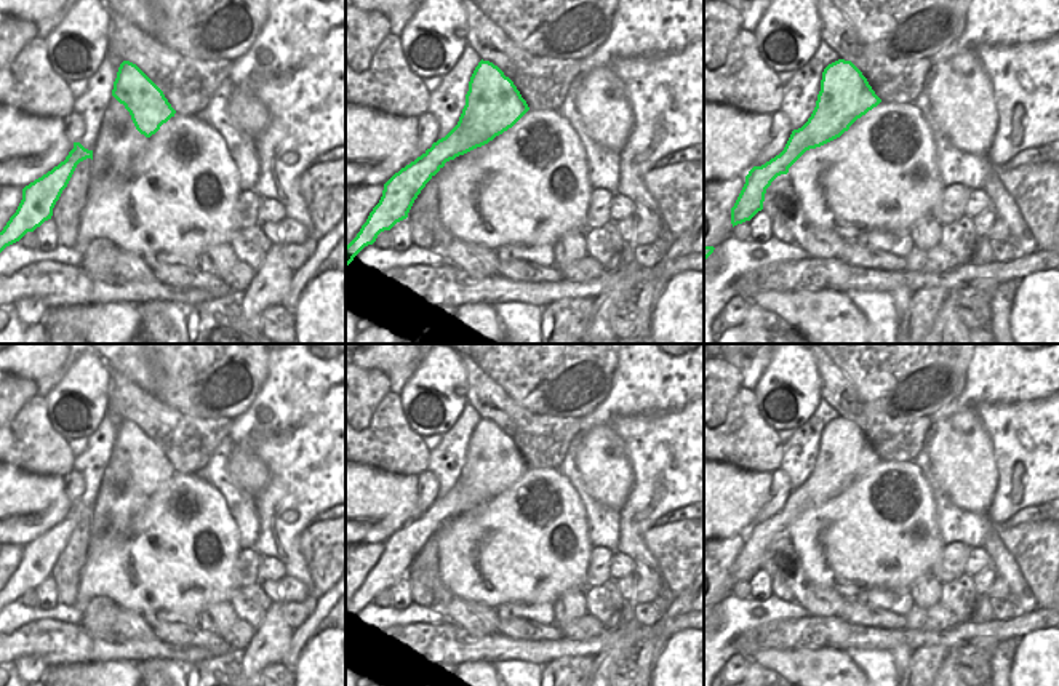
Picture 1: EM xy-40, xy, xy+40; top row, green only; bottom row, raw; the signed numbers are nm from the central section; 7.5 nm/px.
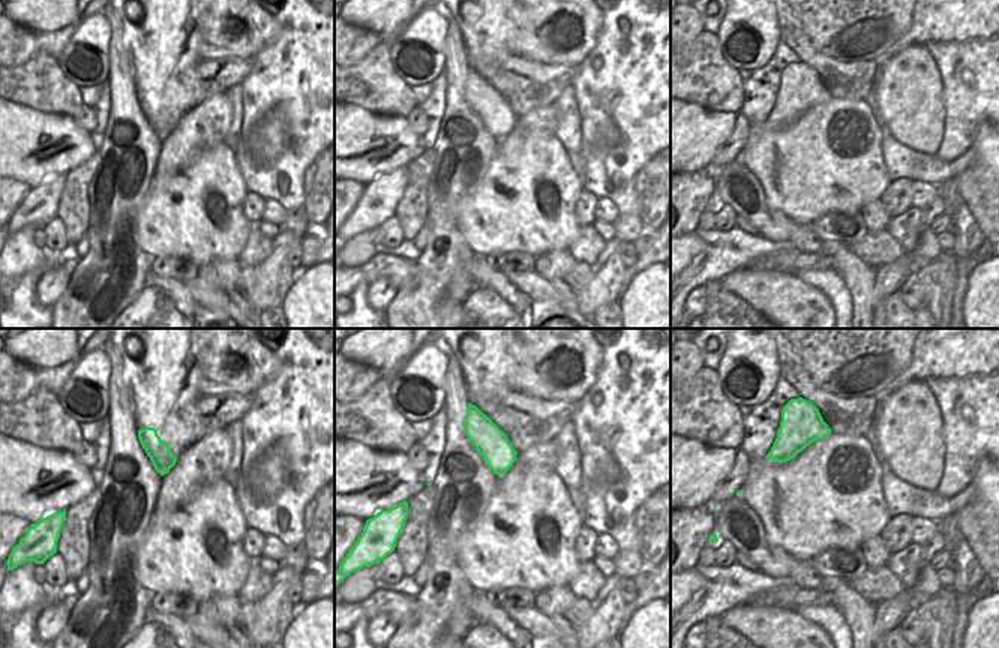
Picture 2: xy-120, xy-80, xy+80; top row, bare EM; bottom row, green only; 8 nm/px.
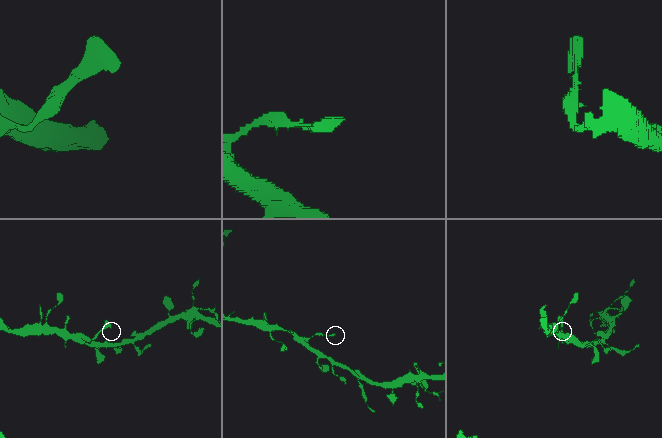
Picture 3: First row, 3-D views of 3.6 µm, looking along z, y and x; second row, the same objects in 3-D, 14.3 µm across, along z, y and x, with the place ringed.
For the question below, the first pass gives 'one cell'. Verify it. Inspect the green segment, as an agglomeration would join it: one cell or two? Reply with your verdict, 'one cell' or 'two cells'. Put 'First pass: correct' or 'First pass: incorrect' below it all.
one cell
First pass: correct

